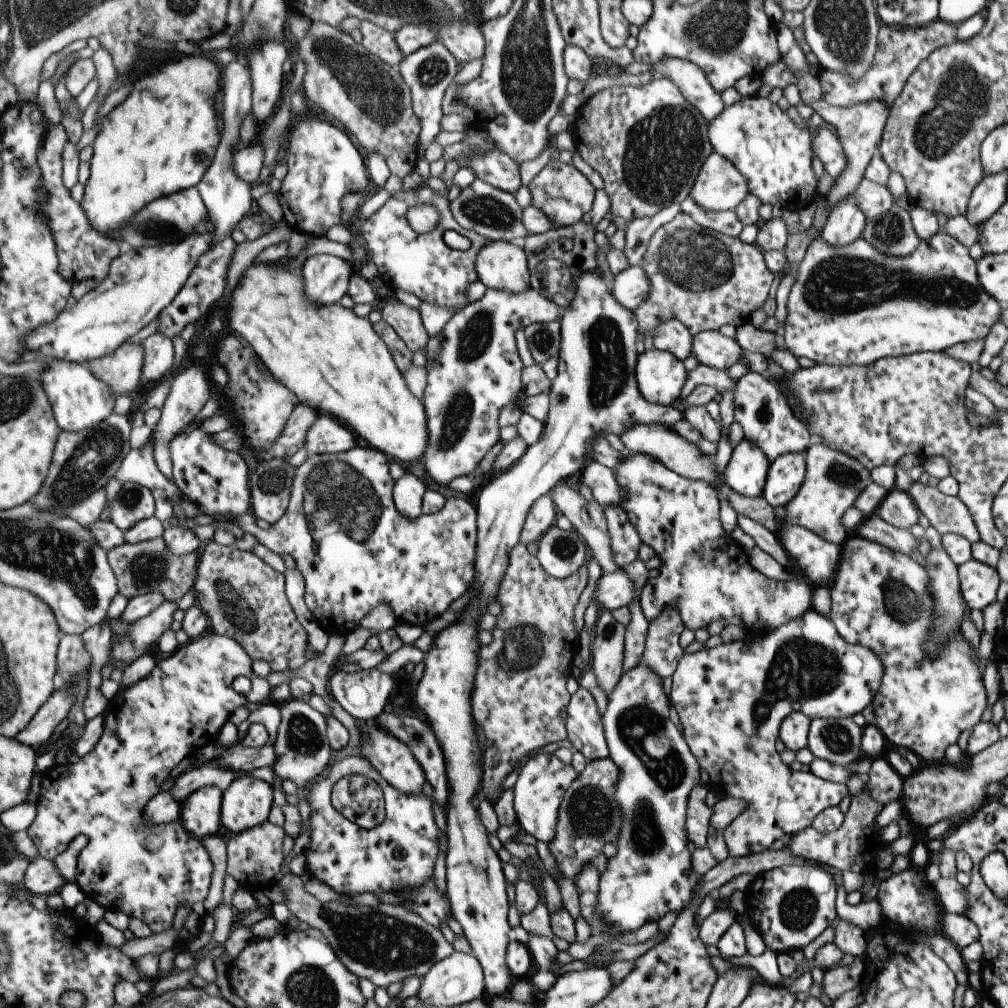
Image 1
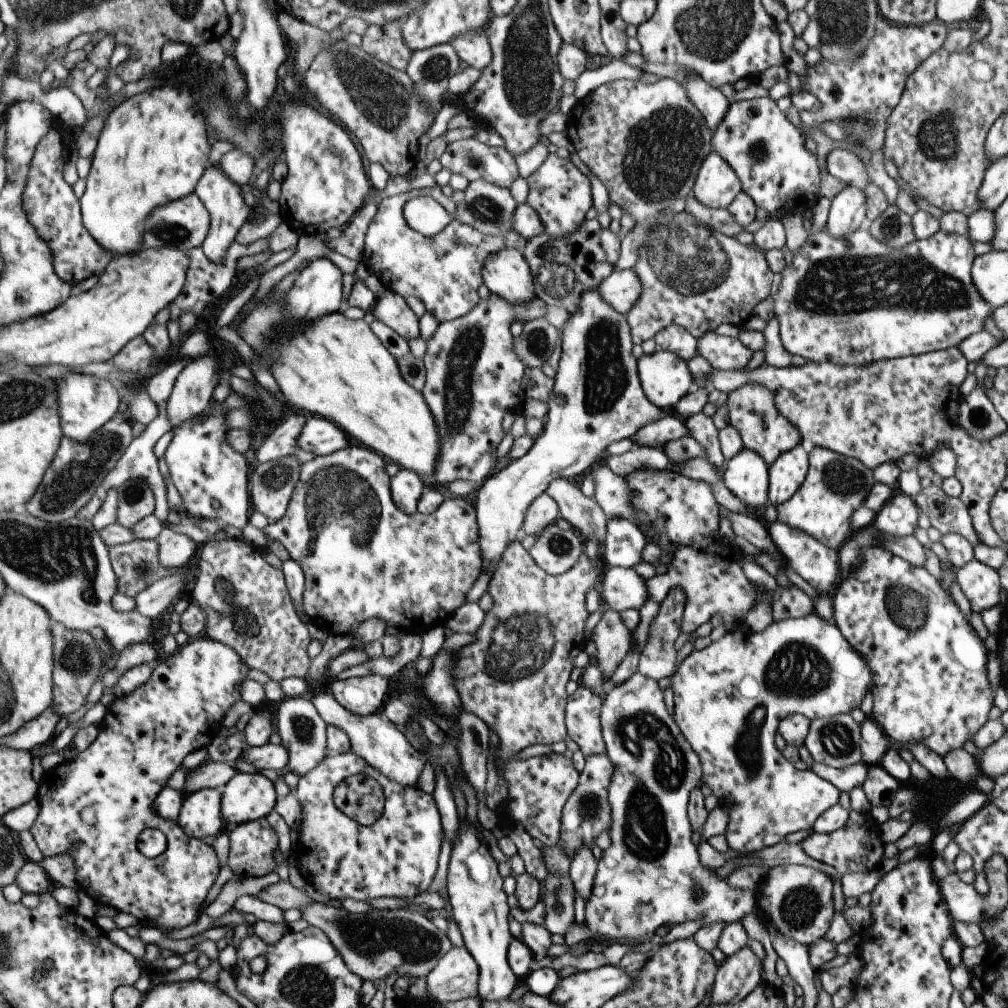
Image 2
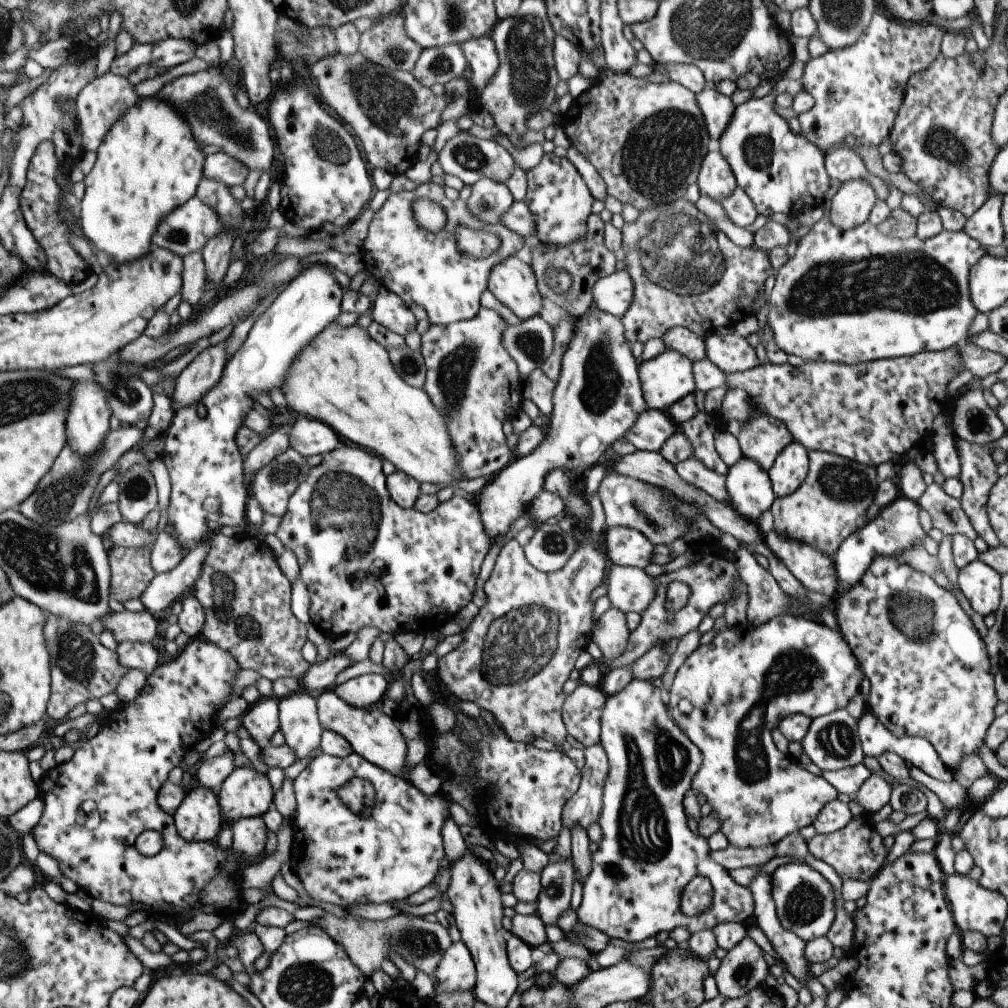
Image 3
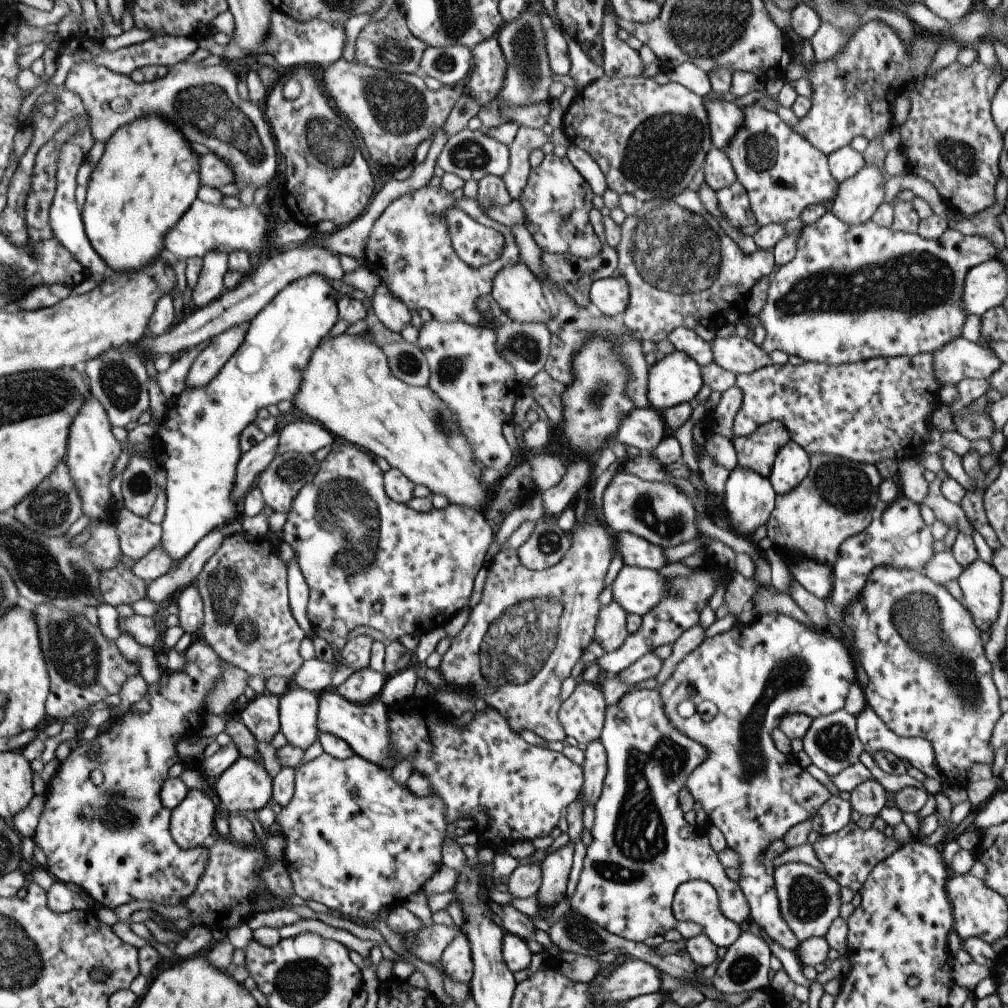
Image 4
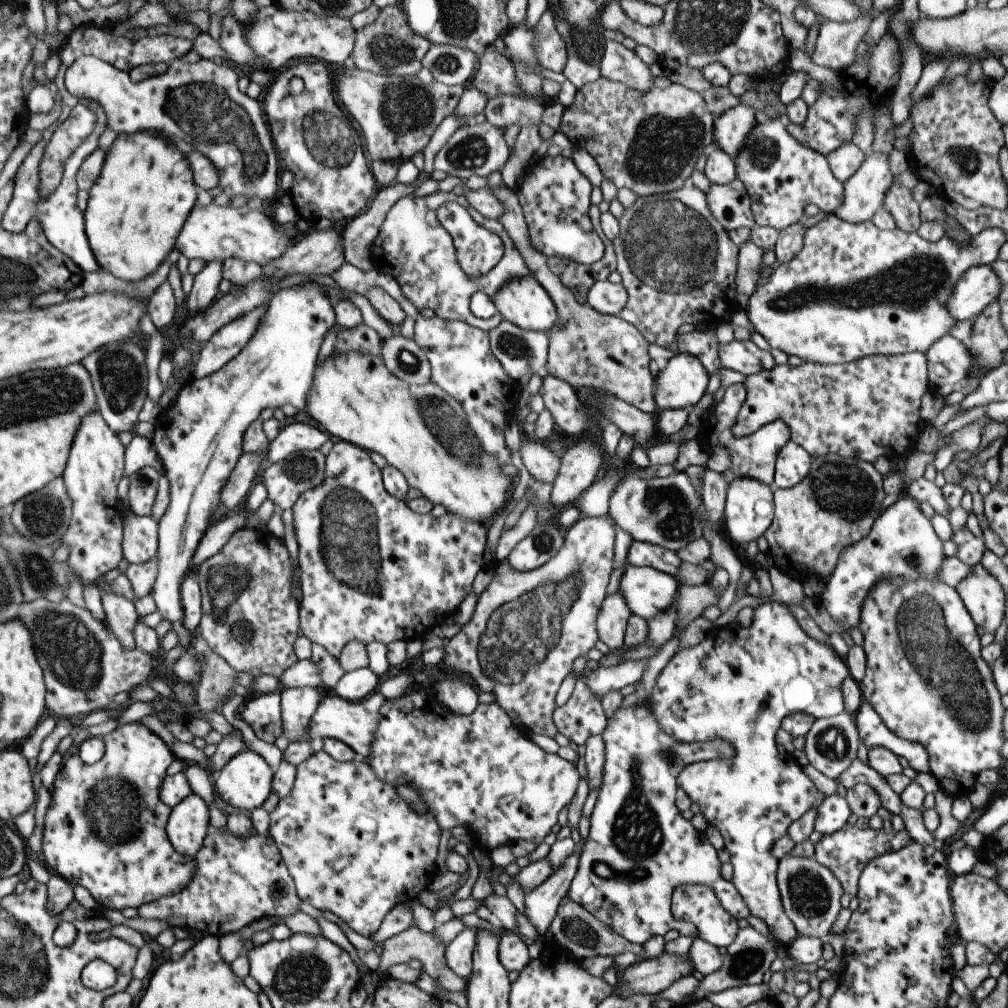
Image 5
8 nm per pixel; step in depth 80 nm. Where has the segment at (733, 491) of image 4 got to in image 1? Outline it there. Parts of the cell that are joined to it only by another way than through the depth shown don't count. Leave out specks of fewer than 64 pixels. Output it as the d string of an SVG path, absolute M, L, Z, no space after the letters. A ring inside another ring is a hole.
M741 439L733 448L722 472L726 488L737 494L754 497L762 493L769 461L763 451L749 439Z

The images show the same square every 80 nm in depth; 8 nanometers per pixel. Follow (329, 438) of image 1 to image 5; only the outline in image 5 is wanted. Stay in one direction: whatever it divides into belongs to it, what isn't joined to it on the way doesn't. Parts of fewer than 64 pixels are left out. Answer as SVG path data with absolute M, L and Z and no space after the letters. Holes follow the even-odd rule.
M303 422L287 424L268 444L266 464L276 463L287 455L299 451L314 451L327 440L327 434Z

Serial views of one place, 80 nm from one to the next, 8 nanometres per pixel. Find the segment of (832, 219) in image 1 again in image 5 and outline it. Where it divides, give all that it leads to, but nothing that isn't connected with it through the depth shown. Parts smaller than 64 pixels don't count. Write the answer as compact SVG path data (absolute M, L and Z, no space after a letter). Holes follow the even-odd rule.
M870 152L859 168L842 183L842 204L839 203L833 214L848 223L870 220L882 206L893 177L887 156Z

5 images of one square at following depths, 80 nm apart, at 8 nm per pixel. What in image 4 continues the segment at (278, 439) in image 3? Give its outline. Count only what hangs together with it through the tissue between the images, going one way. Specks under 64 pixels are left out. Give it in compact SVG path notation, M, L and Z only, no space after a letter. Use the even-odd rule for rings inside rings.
M278 431L264 436L260 443L241 453L236 464L236 477L232 499L239 505L243 497L254 487L257 475L273 460L278 452Z

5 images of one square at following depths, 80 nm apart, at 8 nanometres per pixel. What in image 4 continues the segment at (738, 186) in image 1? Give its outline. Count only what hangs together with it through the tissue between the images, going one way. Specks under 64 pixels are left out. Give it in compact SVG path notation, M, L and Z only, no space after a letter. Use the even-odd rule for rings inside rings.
M709 149L705 155L702 168L704 183L714 193L731 186L736 181L731 163L721 149Z

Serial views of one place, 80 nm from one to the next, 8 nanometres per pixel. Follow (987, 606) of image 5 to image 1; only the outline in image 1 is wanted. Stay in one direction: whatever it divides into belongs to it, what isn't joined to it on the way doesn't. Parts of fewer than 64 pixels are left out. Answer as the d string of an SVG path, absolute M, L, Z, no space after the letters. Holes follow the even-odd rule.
M969 559L958 566L960 593L969 609L982 609L995 600L999 575L994 568Z

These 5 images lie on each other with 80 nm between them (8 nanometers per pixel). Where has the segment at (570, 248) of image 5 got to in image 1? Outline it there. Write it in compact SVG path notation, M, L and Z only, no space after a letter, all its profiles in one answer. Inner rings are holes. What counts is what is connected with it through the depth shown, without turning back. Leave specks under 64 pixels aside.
M549 159L530 181L528 189L531 205L543 212L552 222L553 228L571 226L579 221L585 212L589 212L596 191L579 170L559 159Z

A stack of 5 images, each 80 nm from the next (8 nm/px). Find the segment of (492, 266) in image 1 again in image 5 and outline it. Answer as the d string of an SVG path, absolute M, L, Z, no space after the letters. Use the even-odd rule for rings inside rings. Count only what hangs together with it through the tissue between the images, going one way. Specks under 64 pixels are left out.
M531 275L508 278L508 281L495 291L492 301L501 320L509 321L524 331L541 331L547 336L557 318L557 311L550 296Z

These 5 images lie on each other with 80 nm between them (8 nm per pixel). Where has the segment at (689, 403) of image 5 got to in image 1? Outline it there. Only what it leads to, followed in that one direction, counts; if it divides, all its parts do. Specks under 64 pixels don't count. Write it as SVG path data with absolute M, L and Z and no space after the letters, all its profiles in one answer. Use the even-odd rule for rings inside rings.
M656 348L638 354L634 379L641 396L654 405L678 405L687 371L670 352Z

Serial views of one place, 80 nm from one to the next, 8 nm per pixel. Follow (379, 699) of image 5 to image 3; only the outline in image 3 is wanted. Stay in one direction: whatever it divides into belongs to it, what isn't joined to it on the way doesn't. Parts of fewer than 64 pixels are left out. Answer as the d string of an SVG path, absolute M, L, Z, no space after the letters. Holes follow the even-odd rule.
M331 689L317 693L314 701L319 722L323 728L340 734L349 743L352 752L362 756L363 760L385 772L390 772L394 777L405 772L407 779L412 768L407 768L405 765L405 754L407 754L405 741L396 727L396 721L386 716L379 705L356 709L345 704Z

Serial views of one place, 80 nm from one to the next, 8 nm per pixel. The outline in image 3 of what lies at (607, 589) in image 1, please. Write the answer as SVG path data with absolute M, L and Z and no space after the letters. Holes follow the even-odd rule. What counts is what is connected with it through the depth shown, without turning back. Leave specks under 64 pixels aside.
M609 564L606 597L622 613L643 612L654 598L654 580L643 569Z

